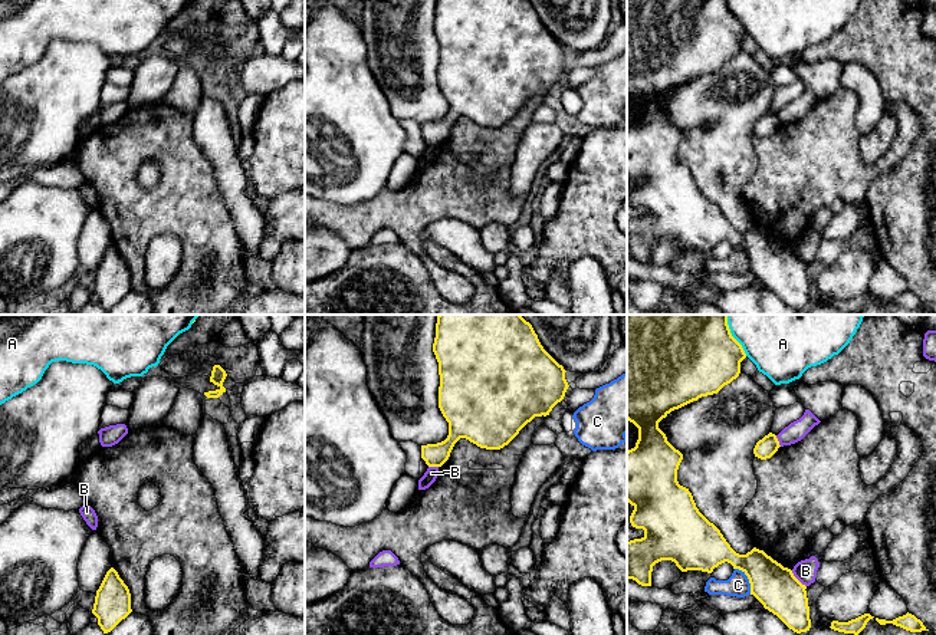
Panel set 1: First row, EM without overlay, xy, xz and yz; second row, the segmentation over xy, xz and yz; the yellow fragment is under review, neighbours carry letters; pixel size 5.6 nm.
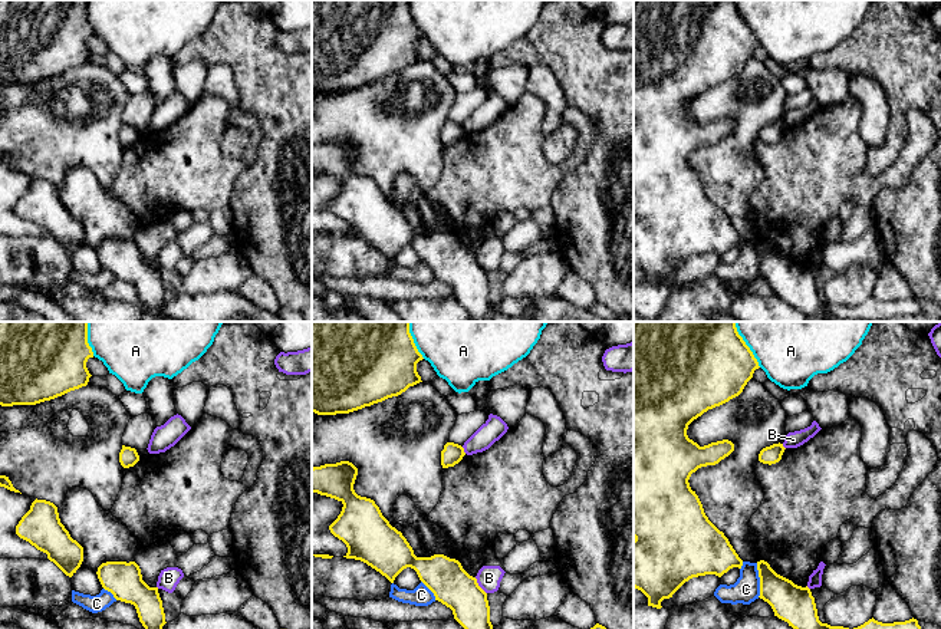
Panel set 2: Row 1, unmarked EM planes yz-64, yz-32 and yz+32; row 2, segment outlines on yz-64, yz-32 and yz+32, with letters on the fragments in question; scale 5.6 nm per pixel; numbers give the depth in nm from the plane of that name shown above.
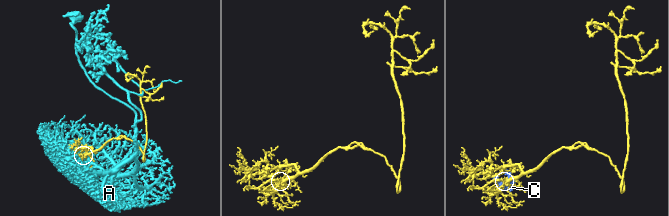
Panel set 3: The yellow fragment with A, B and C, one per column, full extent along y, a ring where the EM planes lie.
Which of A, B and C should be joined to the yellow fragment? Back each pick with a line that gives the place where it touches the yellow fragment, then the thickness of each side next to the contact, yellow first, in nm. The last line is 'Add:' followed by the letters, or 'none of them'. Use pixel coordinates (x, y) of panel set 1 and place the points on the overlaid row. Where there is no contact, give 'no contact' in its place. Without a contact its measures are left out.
Add: none of them

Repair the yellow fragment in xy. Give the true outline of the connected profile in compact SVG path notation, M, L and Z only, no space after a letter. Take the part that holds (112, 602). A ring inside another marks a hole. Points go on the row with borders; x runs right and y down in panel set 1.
M111 567L96 590L92 613L98 618L104 634L108 634L131 612L129 589L118 572Z

